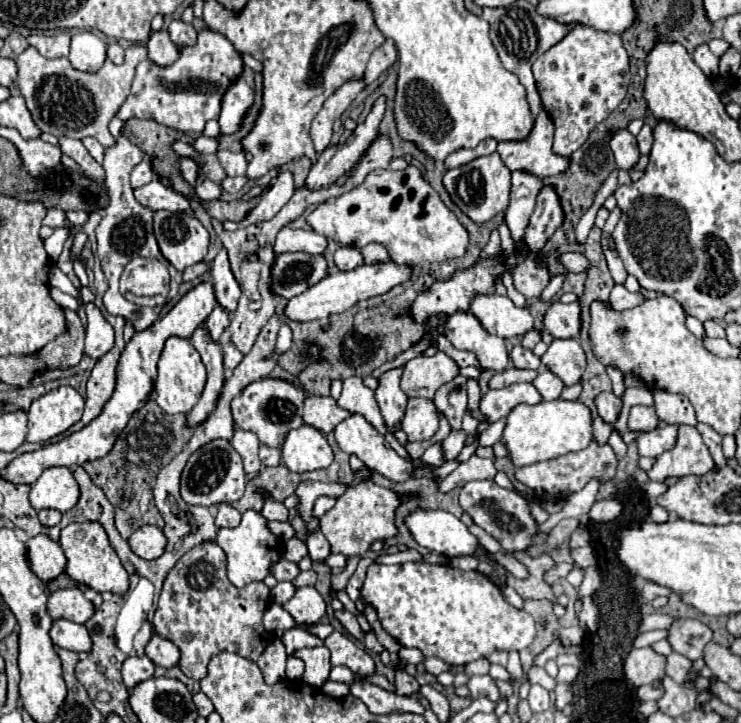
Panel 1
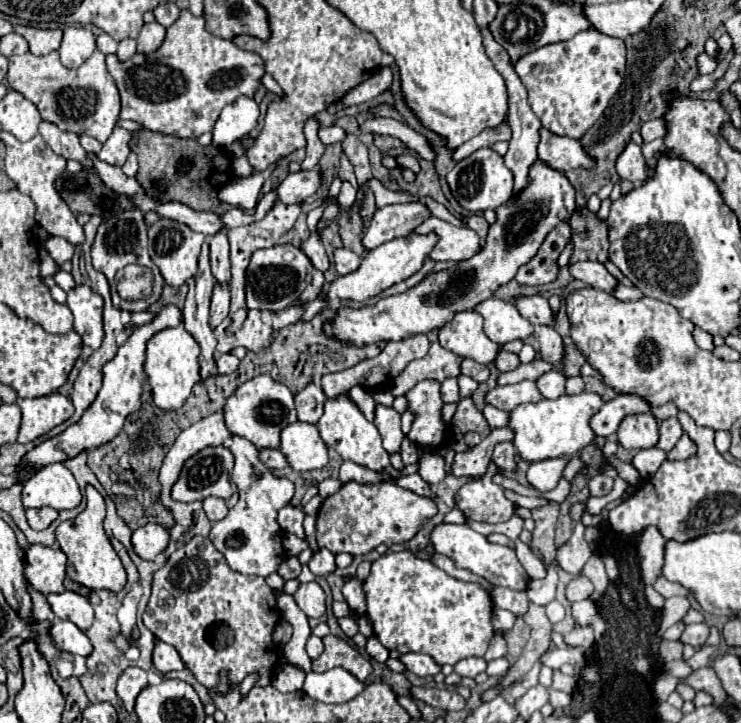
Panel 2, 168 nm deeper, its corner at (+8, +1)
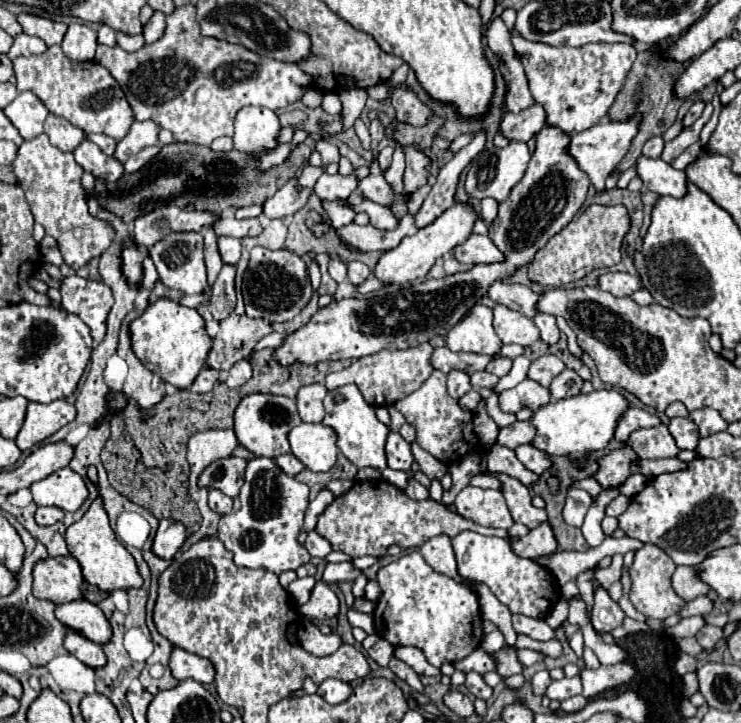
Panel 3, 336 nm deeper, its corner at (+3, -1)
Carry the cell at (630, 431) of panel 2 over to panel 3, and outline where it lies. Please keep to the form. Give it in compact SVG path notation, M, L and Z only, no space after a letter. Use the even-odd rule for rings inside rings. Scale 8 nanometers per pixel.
M665 424L635 430L629 436L627 446L631 446L639 458L673 458L679 452Z

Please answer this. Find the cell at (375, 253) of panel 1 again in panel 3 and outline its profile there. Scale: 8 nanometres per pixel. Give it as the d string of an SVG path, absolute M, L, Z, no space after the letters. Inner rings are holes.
M479 132L465 148L461 148L453 160L439 170L437 180L429 192L429 196L425 198L425 202L421 204L421 208L413 214L415 226L417 228L425 228L431 222L435 222L445 210L449 210L455 204L455 188L457 188L457 180L463 172L463 168L483 150L485 146L485 134Z

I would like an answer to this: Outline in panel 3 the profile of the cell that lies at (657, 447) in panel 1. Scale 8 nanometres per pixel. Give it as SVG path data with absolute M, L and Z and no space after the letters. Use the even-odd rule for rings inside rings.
M673 418L669 424L669 432L681 450L693 450L697 446L699 432L689 418Z

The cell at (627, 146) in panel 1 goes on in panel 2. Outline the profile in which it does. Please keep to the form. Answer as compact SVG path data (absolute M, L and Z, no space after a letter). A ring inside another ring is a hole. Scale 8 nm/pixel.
M636 142L626 144L626 150L618 156L616 170L622 180L630 180L634 184L642 184L652 176L652 168L646 166L642 150Z

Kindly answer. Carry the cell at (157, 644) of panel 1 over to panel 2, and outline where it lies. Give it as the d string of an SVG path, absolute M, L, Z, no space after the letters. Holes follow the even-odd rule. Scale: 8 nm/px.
M160 640L156 642L156 648L154 648L154 666L162 674L186 668L186 664L180 660L180 654L176 652L176 648L166 642L160 642Z

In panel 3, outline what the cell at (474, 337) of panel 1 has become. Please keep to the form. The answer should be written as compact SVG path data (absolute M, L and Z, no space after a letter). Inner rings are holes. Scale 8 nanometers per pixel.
M475 304L471 312L449 330L447 348L453 352L473 352L485 356L499 354L503 342L495 334L491 322L493 310L483 304Z

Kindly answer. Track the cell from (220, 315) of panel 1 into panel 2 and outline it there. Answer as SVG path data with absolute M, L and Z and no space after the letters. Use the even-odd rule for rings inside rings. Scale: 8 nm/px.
M216 282L214 294L212 294L212 306L210 306L210 326L216 328L226 316L230 308L230 290L226 282Z

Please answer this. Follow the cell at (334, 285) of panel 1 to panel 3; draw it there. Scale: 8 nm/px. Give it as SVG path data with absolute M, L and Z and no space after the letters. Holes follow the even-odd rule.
M453 204L453 208L445 210L433 224L421 228L417 234L413 236L405 236L399 246L387 250L381 254L379 262L375 264L375 278L379 278L383 284L407 284L411 280L423 278L427 276L427 272L431 270L431 266L435 264L437 258L441 258L443 254L451 252L457 244L465 242L473 230L477 214L473 212L471 206L467 204Z

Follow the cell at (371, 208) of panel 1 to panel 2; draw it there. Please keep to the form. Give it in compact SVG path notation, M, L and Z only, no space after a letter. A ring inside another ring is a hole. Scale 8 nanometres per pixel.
M436 216L428 218L422 226L418 226L416 234L428 234L432 230L440 236L438 244L430 252L432 260L462 262L462 260L472 258L480 250L480 238L474 230L452 226L452 224L440 220Z

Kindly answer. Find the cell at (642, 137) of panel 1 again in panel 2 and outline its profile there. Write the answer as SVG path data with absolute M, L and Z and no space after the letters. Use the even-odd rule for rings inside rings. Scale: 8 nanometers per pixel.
M648 120L646 124L642 124L642 130L640 130L644 142L652 142L656 138L664 138L666 134L666 126L664 126L664 120Z

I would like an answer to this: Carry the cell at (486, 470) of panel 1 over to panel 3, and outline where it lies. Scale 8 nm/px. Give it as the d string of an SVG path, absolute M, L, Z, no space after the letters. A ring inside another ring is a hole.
M513 422L505 428L499 430L497 436L497 444L499 446L507 446L507 448L517 448L521 444L529 444L533 440L533 426L527 422Z

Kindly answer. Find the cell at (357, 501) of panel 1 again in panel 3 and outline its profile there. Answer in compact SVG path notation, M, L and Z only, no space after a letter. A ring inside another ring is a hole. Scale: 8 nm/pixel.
M365 480L355 482L353 488L341 496L337 496L325 512L319 516L315 532L331 542L333 550L341 550L351 558L357 556L383 556L391 544L401 548L419 548L429 538L437 534L455 536L463 530L473 530L485 536L499 536L509 542L517 540L507 530L501 528L485 528L471 520L465 520L459 514L449 512L441 502L435 500L411 500L403 490L395 488L393 484L379 480Z

